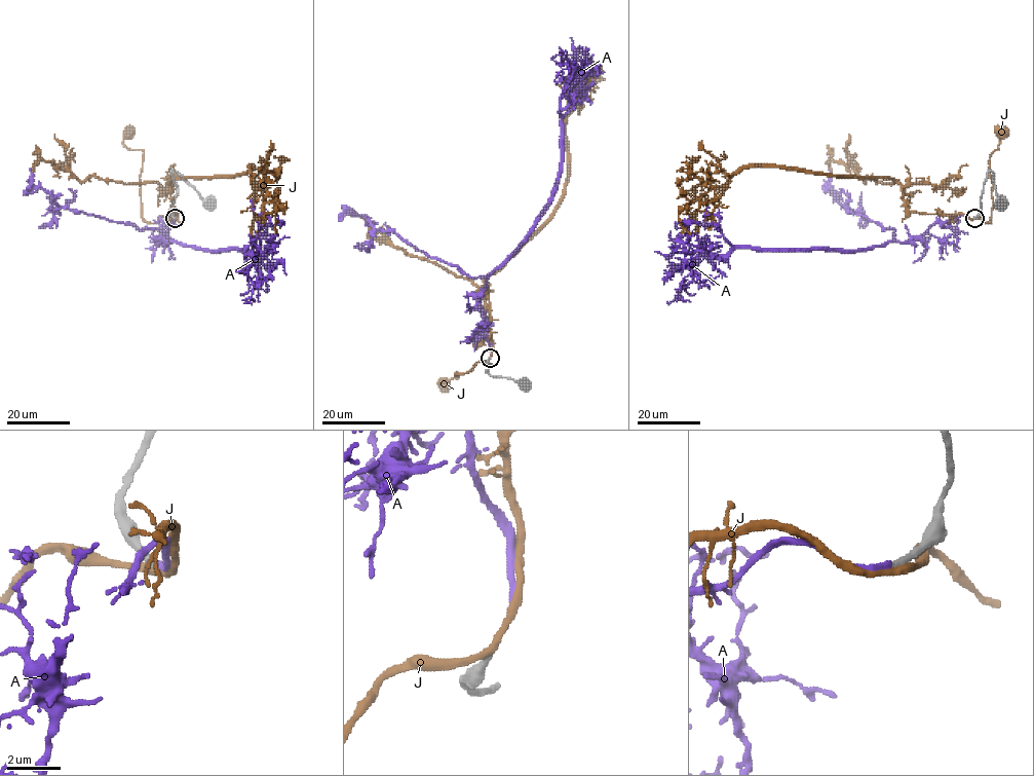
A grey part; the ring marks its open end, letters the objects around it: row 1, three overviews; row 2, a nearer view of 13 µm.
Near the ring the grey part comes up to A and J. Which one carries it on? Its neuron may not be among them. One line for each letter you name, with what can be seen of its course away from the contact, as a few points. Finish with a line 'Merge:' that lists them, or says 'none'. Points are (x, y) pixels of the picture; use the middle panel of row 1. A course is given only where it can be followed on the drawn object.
A: via (490, 358), (480, 295), (486, 279), (518, 246), (551, 196), (558, 177), (561, 94), (574, 74), (560, 51)
Merge: A

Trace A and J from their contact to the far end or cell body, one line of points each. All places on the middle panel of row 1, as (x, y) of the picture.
A: (490, 358), (480, 295), (486, 279), (518, 246), (551, 196), (558, 177), (561, 94), (574, 74), (560, 51)
J: (490, 358), (477, 361), (466, 372), (455, 375), (456, 372), (457, 377), (438, 382), (445, 380), (445, 384)

